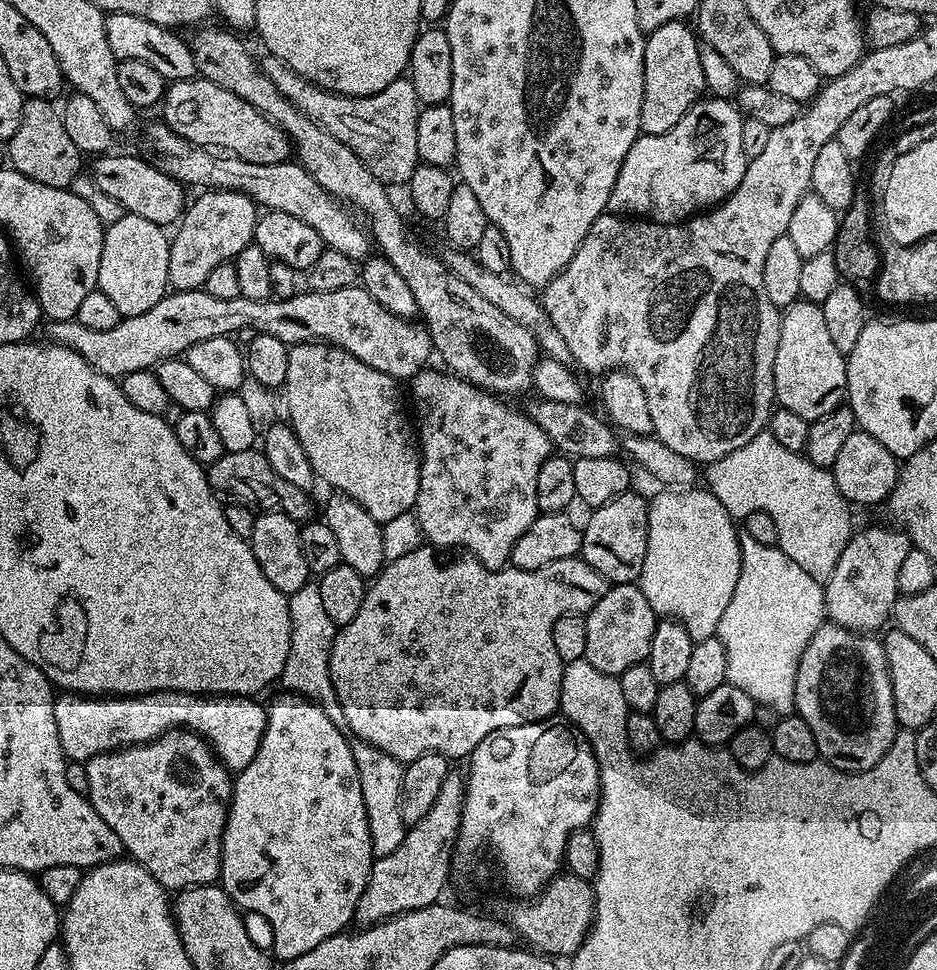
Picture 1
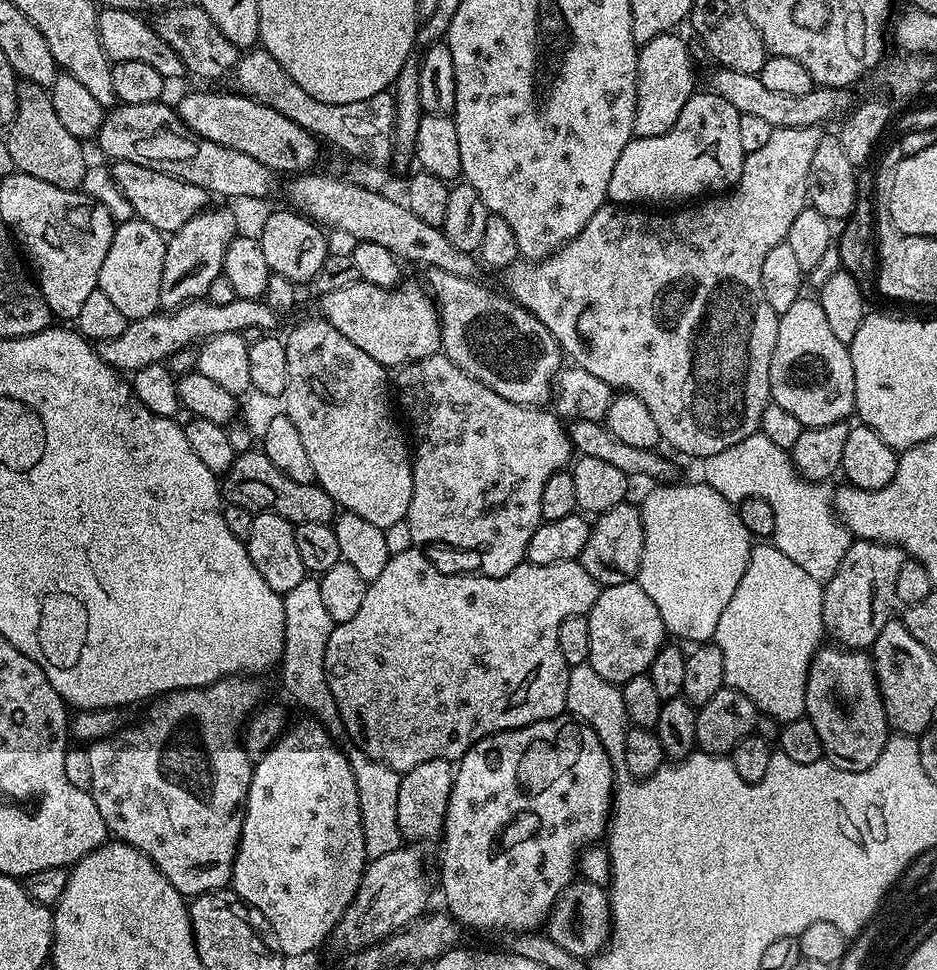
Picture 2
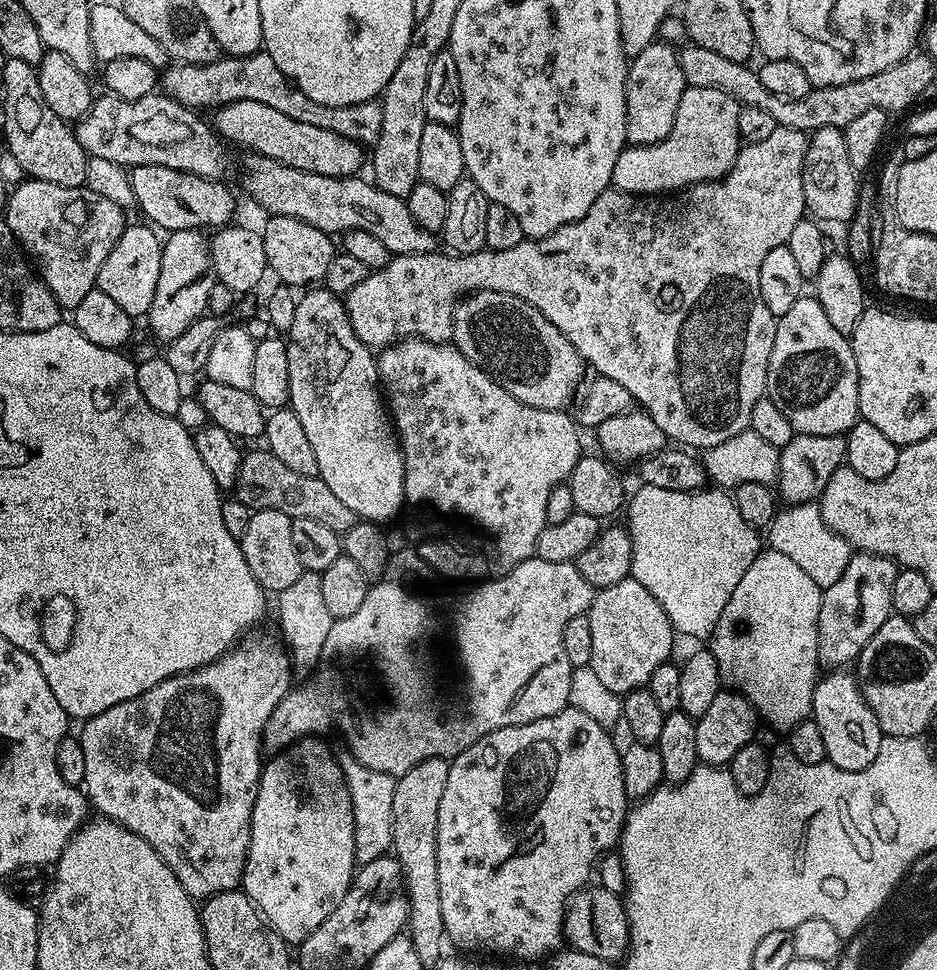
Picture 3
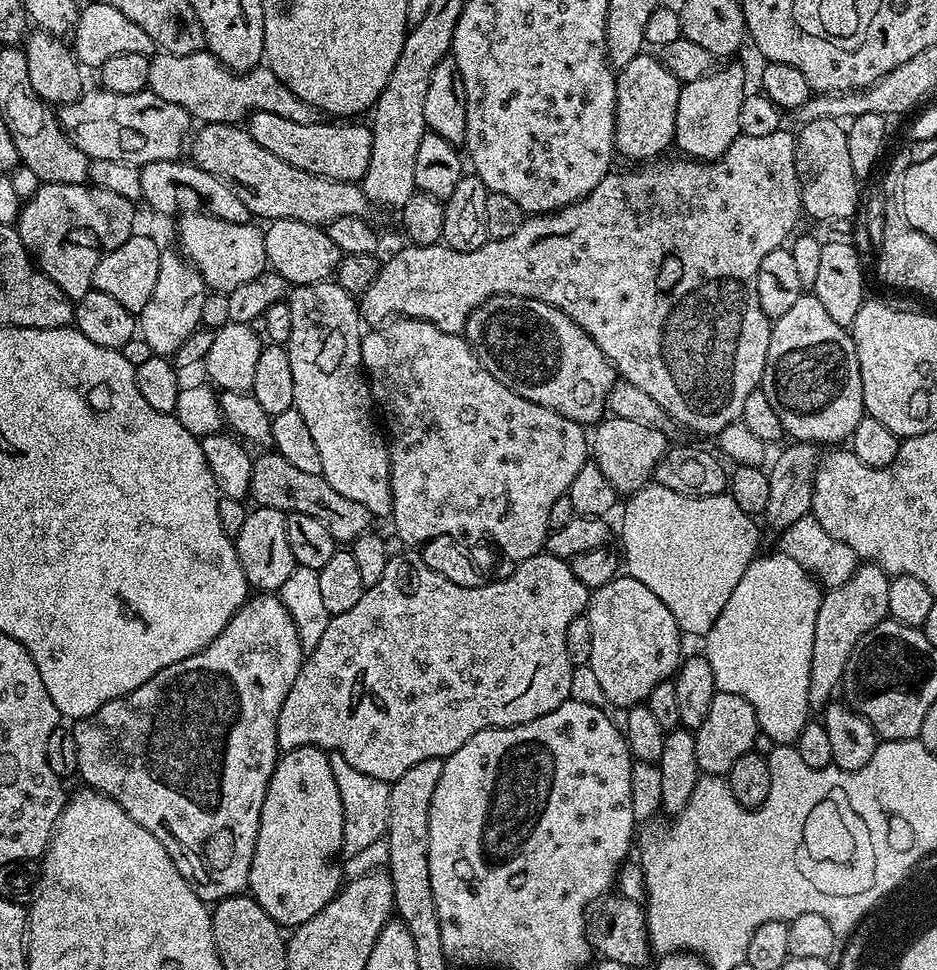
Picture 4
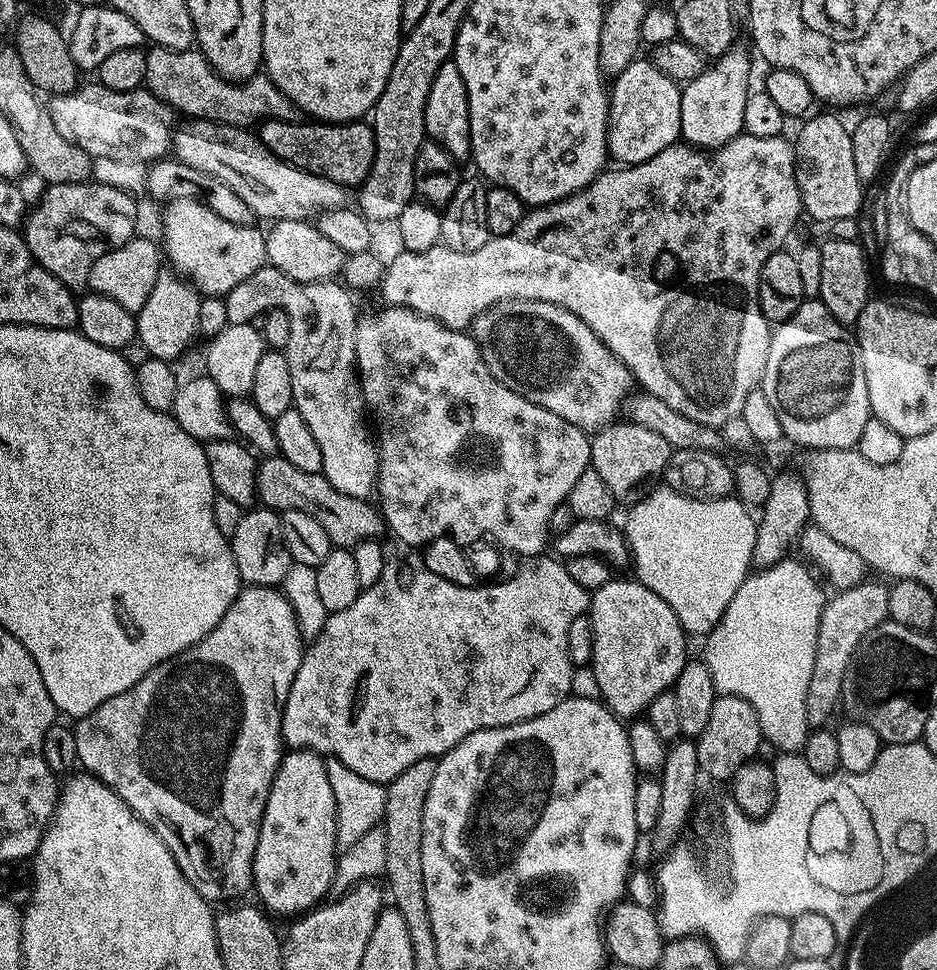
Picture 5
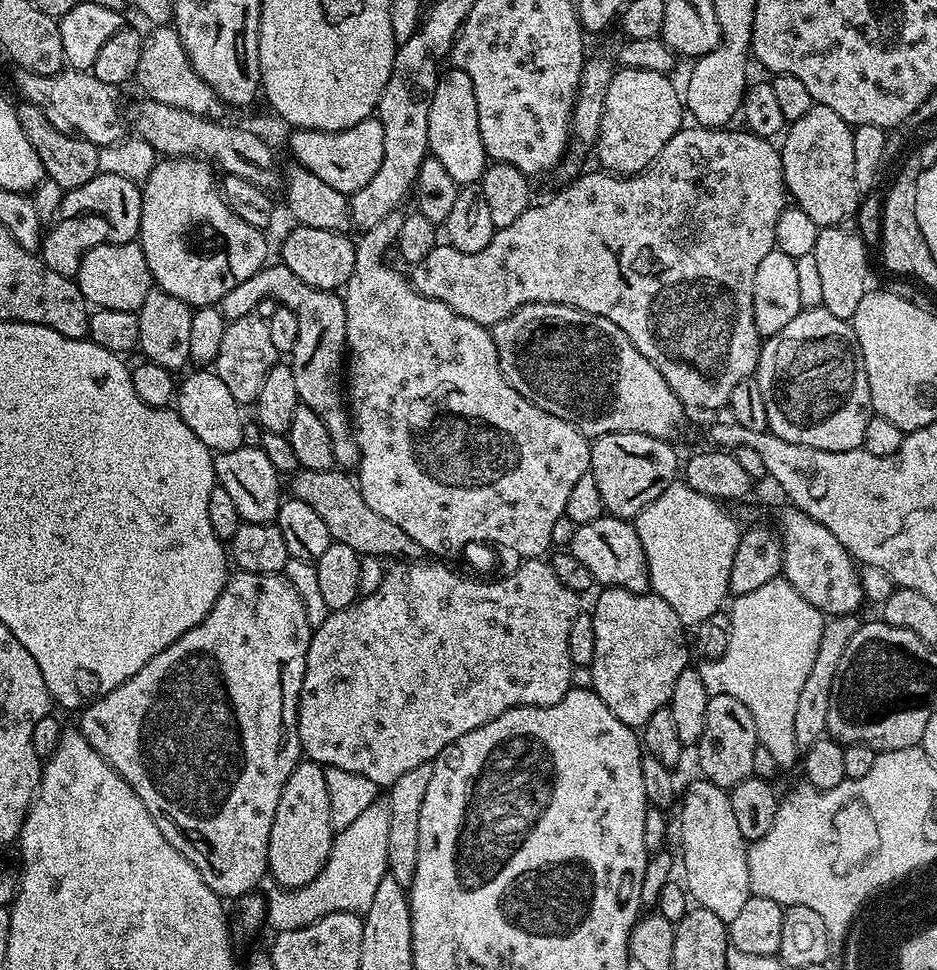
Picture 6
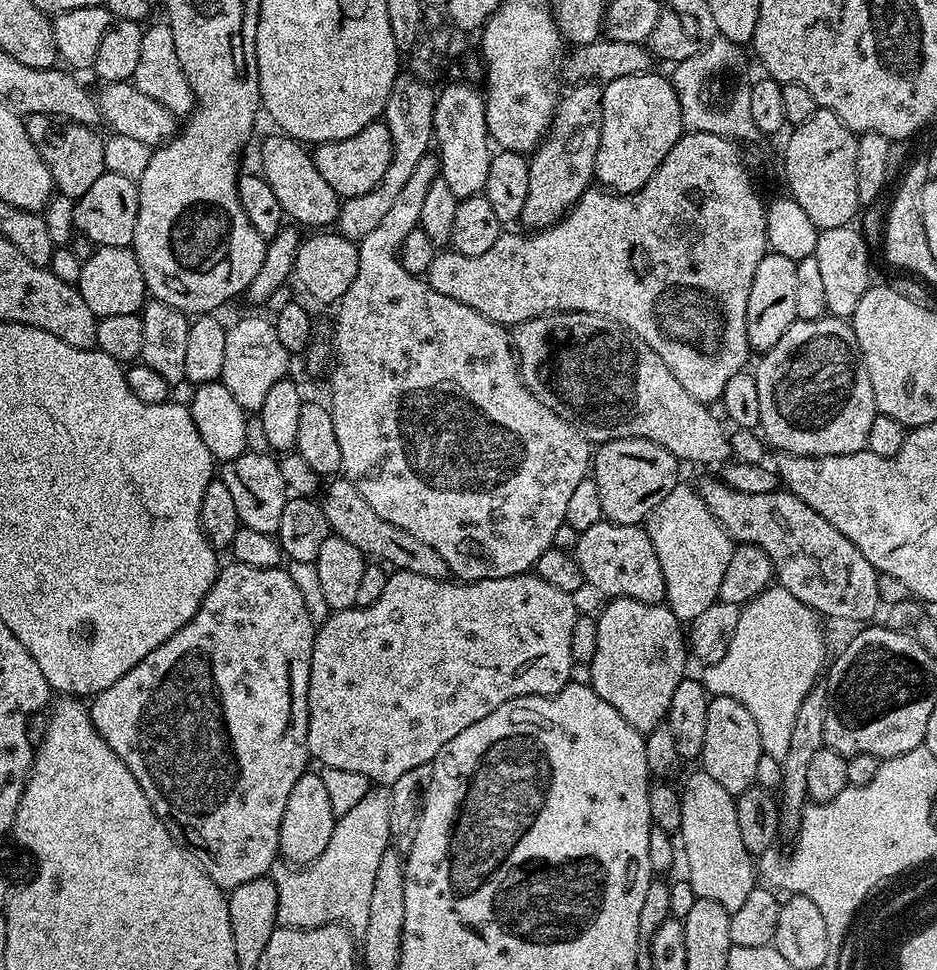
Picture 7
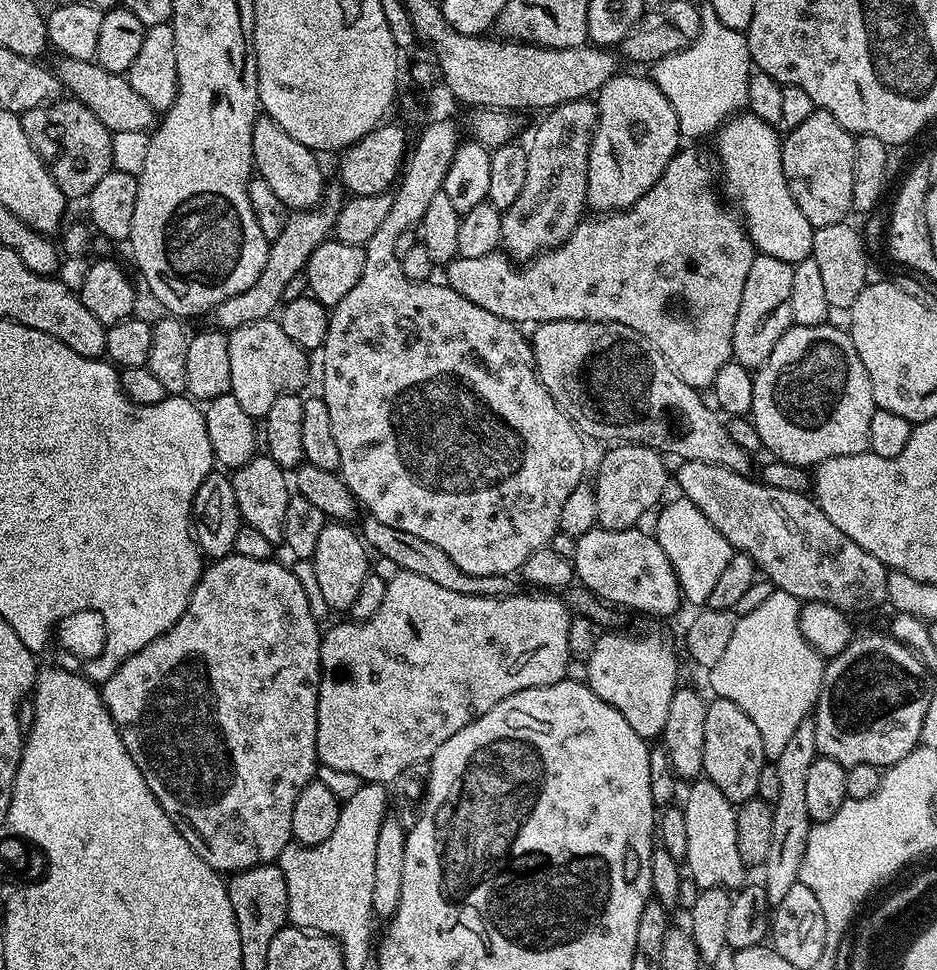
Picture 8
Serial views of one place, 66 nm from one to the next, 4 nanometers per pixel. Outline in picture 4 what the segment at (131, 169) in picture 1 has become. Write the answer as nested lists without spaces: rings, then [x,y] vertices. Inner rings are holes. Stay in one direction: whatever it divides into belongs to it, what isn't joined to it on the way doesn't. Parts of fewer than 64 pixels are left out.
[[[183,159],[150,162],[140,168],[140,177],[142,178],[142,194],[144,195],[143,203],[149,204],[154,211],[161,212],[164,216],[174,215],[173,217],[175,217],[181,211],[180,192],[188,191],[193,192],[205,204],[201,205],[211,215],[235,224],[249,223],[248,207],[246,202],[242,202],[242,198],[238,198],[236,189],[224,180],[219,180],[214,174],[202,170],[194,163],[185,162]]]

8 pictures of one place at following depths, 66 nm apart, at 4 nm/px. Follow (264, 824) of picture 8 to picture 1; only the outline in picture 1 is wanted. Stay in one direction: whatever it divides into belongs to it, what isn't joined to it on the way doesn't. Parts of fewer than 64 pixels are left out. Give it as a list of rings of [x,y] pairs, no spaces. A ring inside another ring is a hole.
[[[169,730],[149,744],[133,744],[130,748],[121,748],[115,752],[104,752],[101,756],[90,758],[84,764],[84,768],[89,782],[87,798],[94,806],[94,810],[98,810],[98,818],[102,818],[102,822],[106,822],[106,826],[110,826],[110,830],[114,830],[114,834],[118,834],[125,853],[136,863],[142,865],[161,886],[166,890],[173,890],[172,888],[183,890],[185,888],[196,888],[200,884],[217,883],[220,875],[222,838],[224,837],[224,827],[228,821],[228,805],[232,803],[234,776],[224,767],[224,763],[216,757],[212,745],[204,737],[187,730]]]

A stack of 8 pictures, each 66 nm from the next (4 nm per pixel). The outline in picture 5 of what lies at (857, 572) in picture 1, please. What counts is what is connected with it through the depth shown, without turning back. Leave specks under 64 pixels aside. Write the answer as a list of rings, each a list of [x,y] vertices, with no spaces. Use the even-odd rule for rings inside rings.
[[[865,582],[853,588],[839,591],[836,597],[829,599],[824,605],[820,621],[818,622],[818,642],[814,646],[814,670],[810,670],[810,686],[806,686],[806,718],[807,726],[812,730],[820,730],[832,716],[832,711],[837,711],[840,704],[840,691],[842,678],[846,678],[846,670],[850,666],[850,658],[854,650],[862,642],[862,638],[871,628],[888,620],[888,588],[872,582]]]

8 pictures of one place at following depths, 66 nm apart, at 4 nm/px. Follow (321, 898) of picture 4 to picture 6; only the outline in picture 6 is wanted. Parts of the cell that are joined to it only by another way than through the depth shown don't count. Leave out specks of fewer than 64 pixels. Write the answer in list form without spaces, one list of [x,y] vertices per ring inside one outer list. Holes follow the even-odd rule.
[[[301,762],[290,774],[278,800],[278,814],[270,826],[268,872],[281,888],[306,886],[322,870],[332,849],[334,829],[330,822],[330,794],[326,794],[324,768]]]

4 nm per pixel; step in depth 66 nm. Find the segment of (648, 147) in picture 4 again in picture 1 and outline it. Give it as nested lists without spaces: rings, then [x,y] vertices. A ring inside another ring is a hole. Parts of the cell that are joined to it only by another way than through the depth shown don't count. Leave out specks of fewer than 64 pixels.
[[[684,20],[666,22],[658,30],[647,33],[644,42],[644,93],[640,131],[646,136],[666,134],[691,110],[696,101],[705,95],[701,59],[698,54],[699,39]]]

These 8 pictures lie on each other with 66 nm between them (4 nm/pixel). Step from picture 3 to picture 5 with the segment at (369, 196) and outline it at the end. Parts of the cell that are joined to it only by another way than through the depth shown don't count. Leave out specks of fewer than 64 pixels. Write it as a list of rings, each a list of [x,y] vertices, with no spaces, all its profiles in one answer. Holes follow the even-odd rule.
[[[193,119],[184,122],[170,136],[170,152],[180,163],[226,182],[242,195],[257,217],[278,220],[299,220],[307,217],[311,208],[327,210],[345,203],[345,189],[313,172],[304,172],[278,158],[260,140],[255,131],[235,128],[229,124],[215,124],[212,120]]]

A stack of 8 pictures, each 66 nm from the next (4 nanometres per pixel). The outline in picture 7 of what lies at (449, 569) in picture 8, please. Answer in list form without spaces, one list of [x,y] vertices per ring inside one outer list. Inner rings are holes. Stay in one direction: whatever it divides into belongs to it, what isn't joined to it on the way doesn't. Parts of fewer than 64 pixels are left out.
[[[336,478],[323,493],[322,507],[328,527],[335,535],[342,537],[350,546],[357,548],[360,553],[369,561],[379,562],[392,570],[402,572],[413,572],[422,574],[422,578],[434,578],[435,580],[449,579],[450,573],[442,554],[434,550],[434,546],[426,546],[426,542],[418,542],[414,534],[406,534],[406,530],[398,530],[394,522],[386,522],[374,514],[374,509],[362,494],[358,494],[356,487],[350,481],[343,478]],[[333,483],[333,484],[332,484]],[[389,564],[389,565],[388,565]]]

